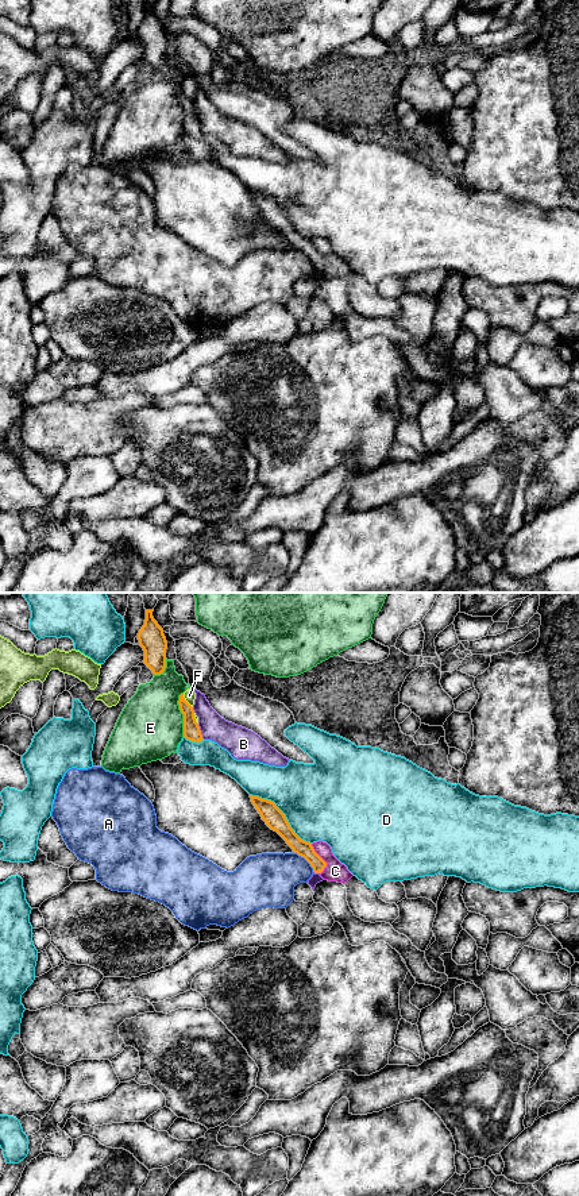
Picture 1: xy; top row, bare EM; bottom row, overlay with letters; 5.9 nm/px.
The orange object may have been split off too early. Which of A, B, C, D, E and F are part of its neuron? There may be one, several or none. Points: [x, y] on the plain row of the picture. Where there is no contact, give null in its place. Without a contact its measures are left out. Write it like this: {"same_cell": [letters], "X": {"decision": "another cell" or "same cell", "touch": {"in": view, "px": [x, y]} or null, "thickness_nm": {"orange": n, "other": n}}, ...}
{"same_cell": ["C"], "A": {"decision": "another cell", "touch": {"in": "xy", "px": [305, 254]}, "thickness_nm": {"orange": 90, "other": 320}}, "B": {"decision": "another cell", "touch": {"in": "xy", "px": [200, 127]}, "thickness_nm": {"orange": 100, "other": 180}}, "C": {"decision": "same cell", "touch": {"in": "xy", "px": [321, 254]}, "thickness_nm": {"orange": 90, "other": 120}}, "D": {"decision": "another cell", "touch": {"in": "xy", "px": [284, 209]}, "thickness_nm": {"orange": 120, "other": 460}}, "E": {"decision": "another cell", "touch": {"in": "xy", "px": [182, 108]}, "thickness_nm": {"orange": 100, "other": 400}}, "F": {"decision": "another cell", "touch": {"in": "xy", "px": [185, 96]}, "thickness_nm": {"orange": 100, "other": 70}}}

